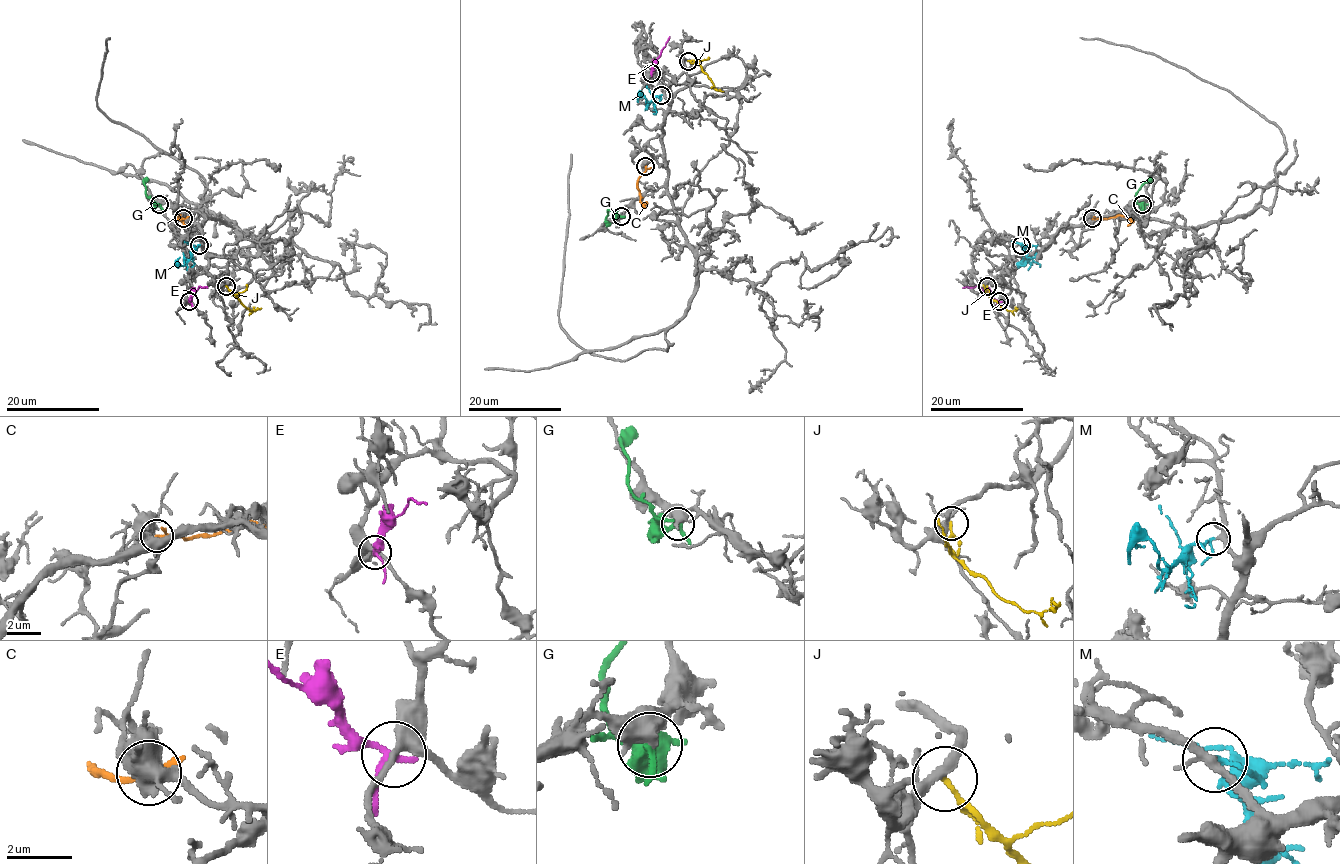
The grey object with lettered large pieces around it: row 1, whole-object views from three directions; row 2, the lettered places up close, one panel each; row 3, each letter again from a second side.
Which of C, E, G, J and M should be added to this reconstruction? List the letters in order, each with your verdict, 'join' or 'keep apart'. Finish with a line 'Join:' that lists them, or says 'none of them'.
C: keep apart
E: keep apart
G: keep apart
J: keep apart
M: join
Join: M

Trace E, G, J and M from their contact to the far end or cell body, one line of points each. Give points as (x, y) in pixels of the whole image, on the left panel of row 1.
E: (189, 301), (200, 285), (207, 288)
G: (159, 205), (146, 195), (146, 178)
J: (226, 285), (246, 308), (251, 311), (261, 308)
M: (199, 245), (185, 259), (184, 264), (175, 263), (175, 260)

